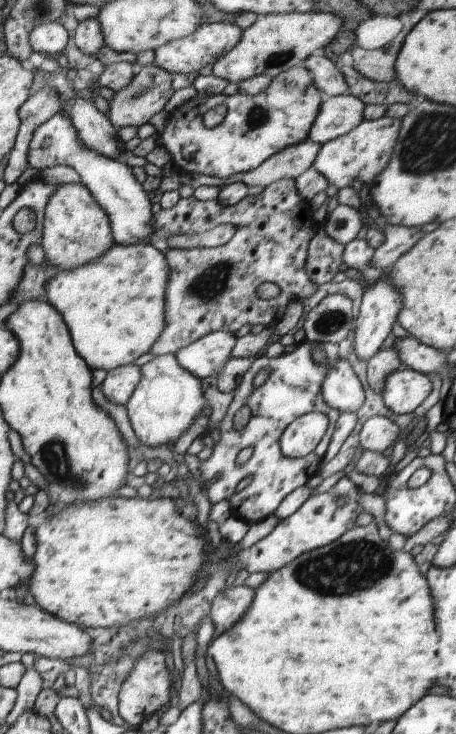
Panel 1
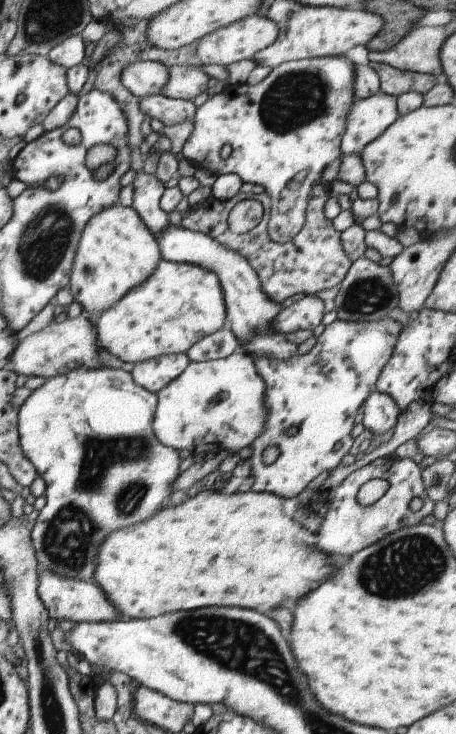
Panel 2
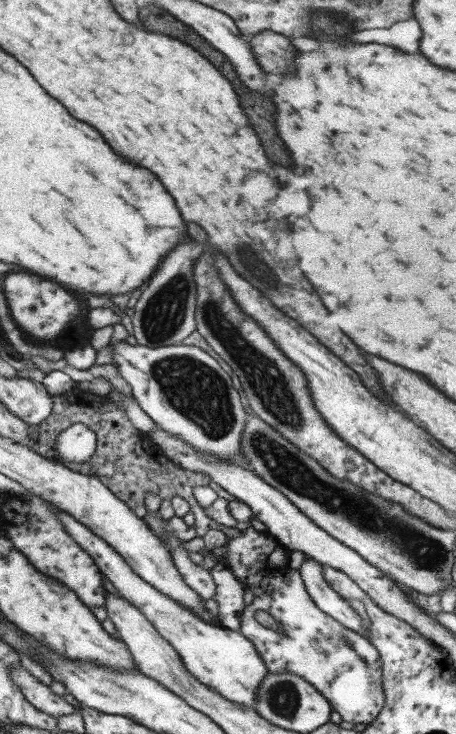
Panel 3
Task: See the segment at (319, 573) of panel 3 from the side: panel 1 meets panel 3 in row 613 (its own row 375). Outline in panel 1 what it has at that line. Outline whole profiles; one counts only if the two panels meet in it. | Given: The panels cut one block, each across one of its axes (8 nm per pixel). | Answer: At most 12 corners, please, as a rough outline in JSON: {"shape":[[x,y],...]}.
{"shape":[[345,358],[321,382],[327,406],[357,412],[363,384]]}

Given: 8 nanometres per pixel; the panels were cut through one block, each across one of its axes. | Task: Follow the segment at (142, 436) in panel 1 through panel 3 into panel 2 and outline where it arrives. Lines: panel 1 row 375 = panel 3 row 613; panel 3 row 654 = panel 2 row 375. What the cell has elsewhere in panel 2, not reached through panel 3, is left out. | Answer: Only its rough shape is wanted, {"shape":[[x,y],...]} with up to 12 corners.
{"shape":[[253,358],[189,362],[157,392],[153,434],[199,460],[263,434]]}

